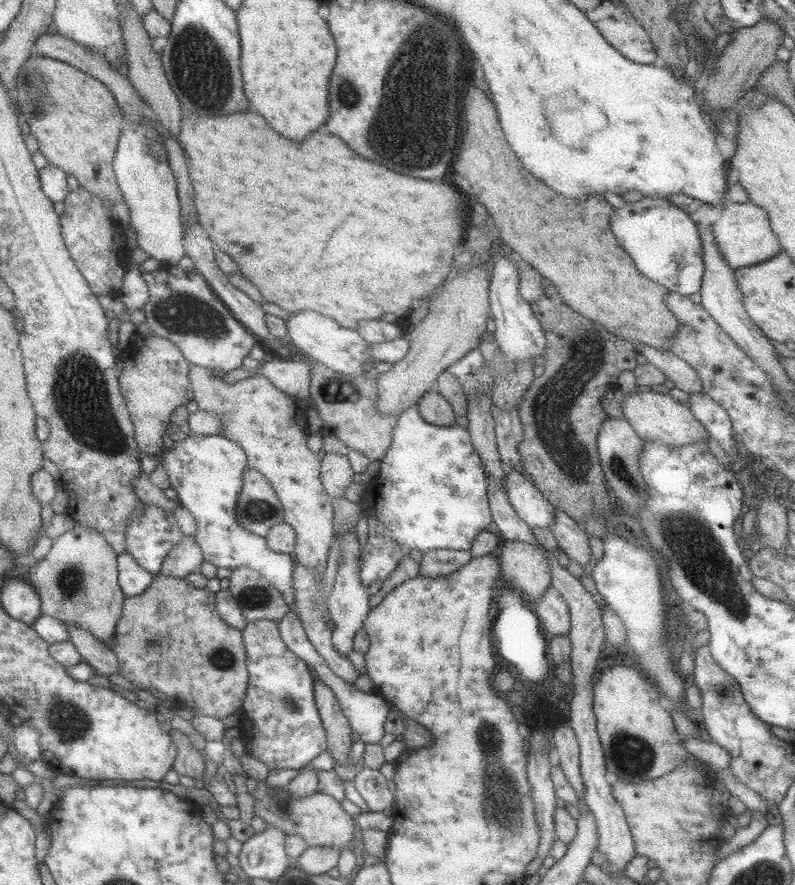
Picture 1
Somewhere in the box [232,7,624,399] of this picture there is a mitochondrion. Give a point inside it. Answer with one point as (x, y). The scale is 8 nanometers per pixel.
(391, 135)

